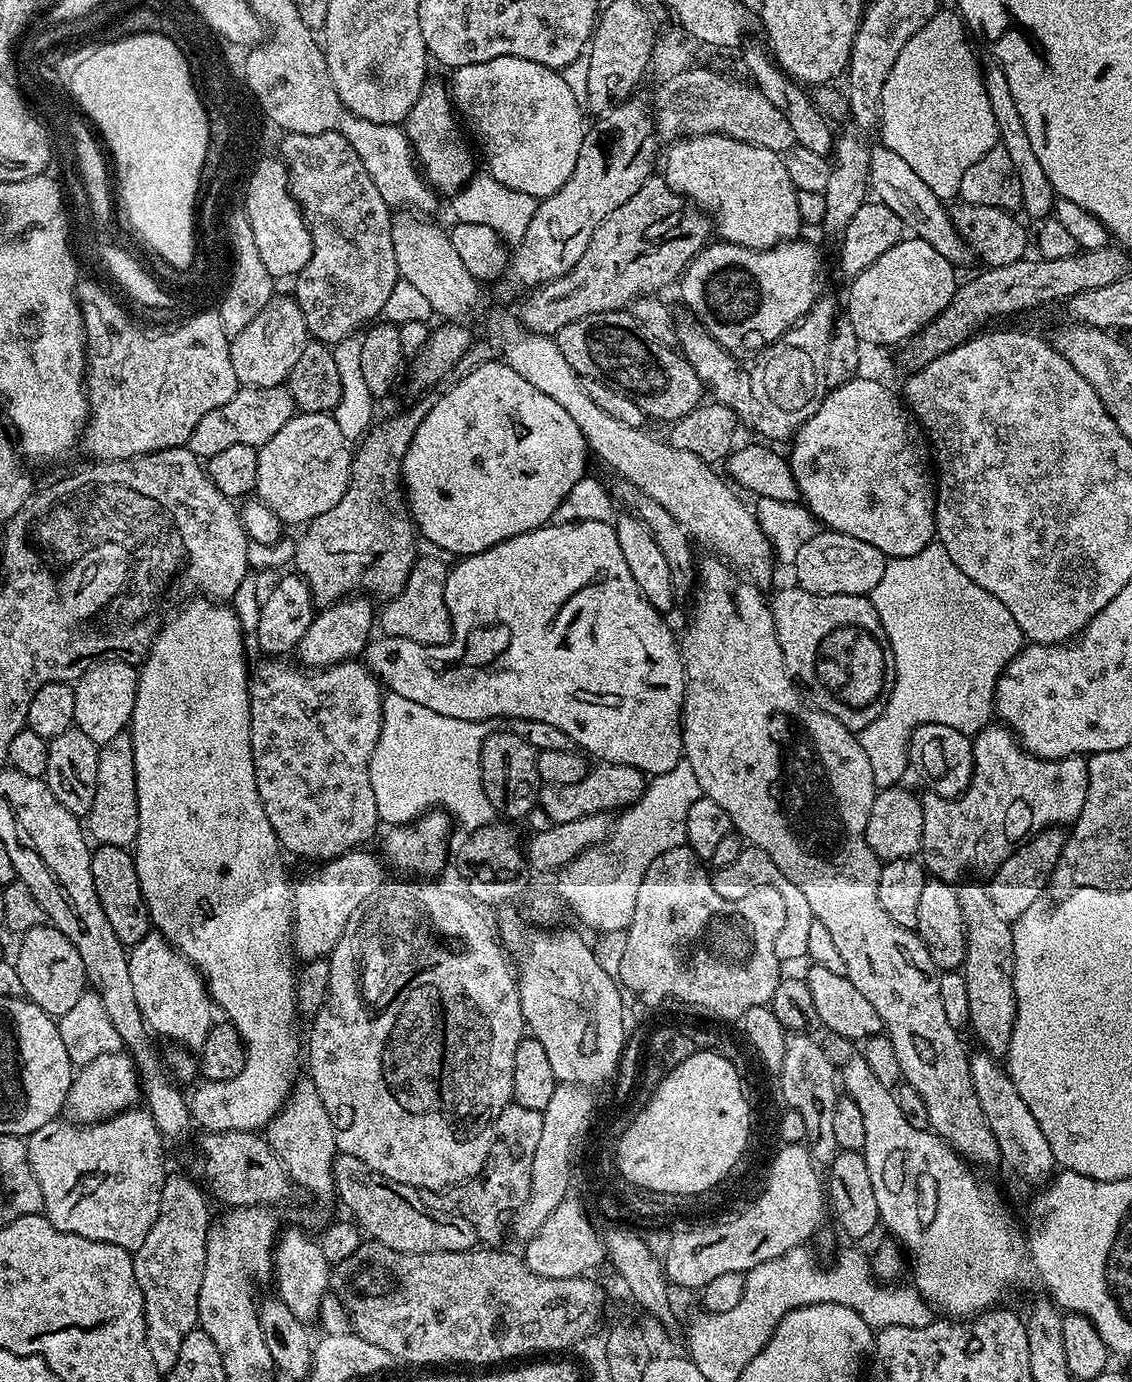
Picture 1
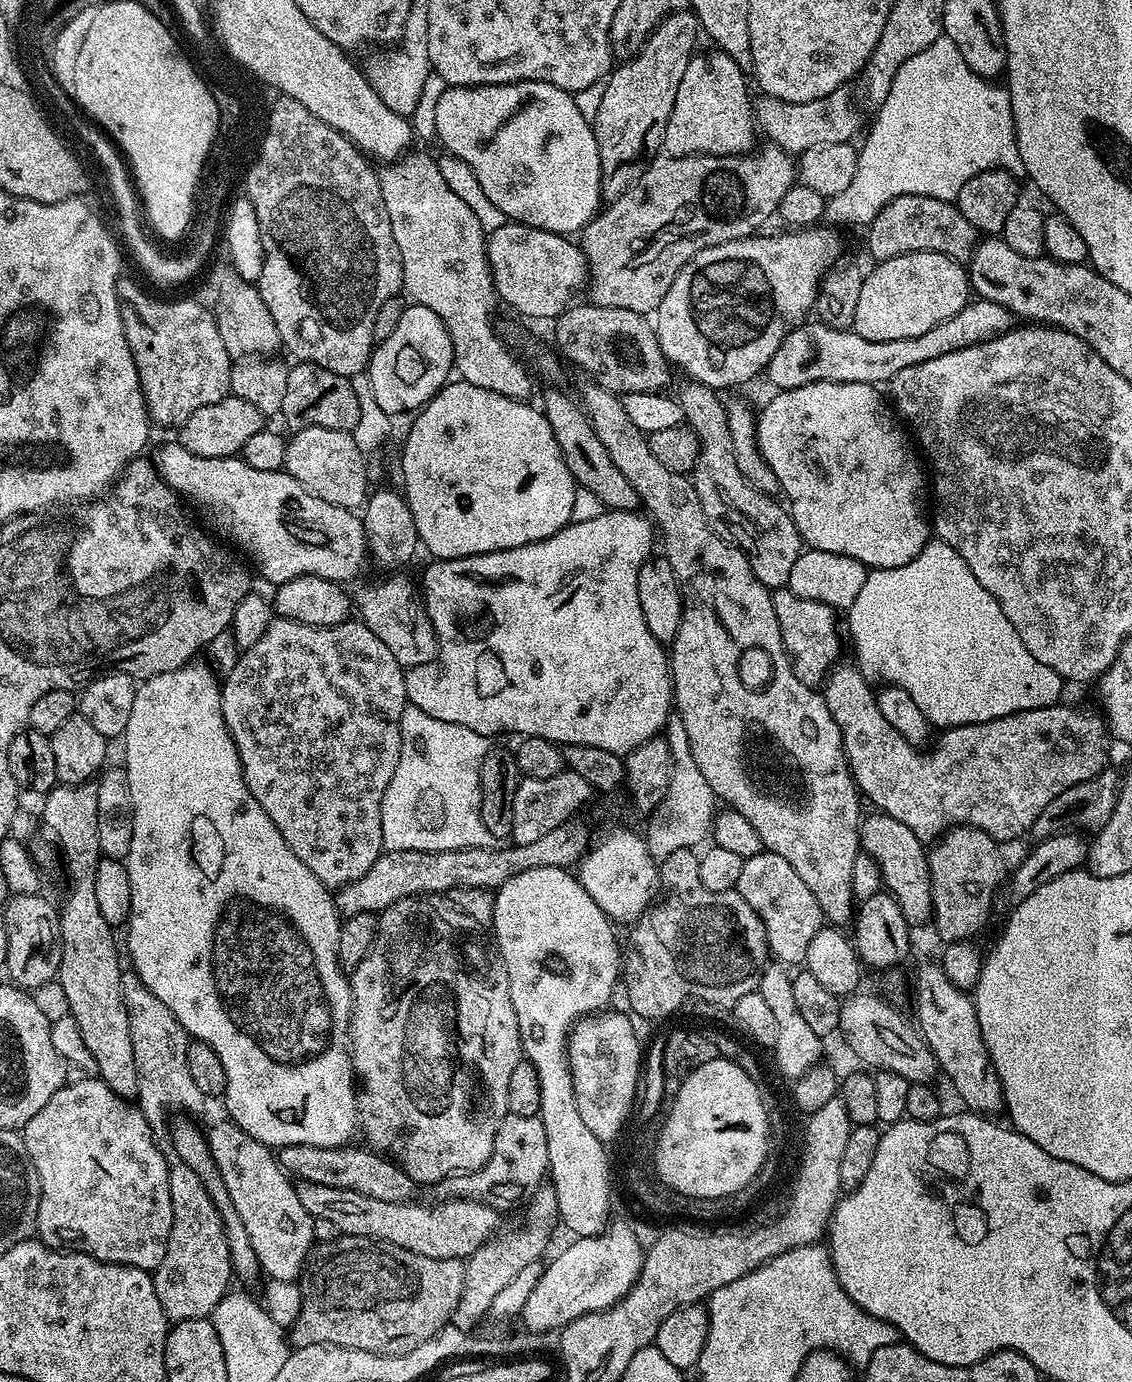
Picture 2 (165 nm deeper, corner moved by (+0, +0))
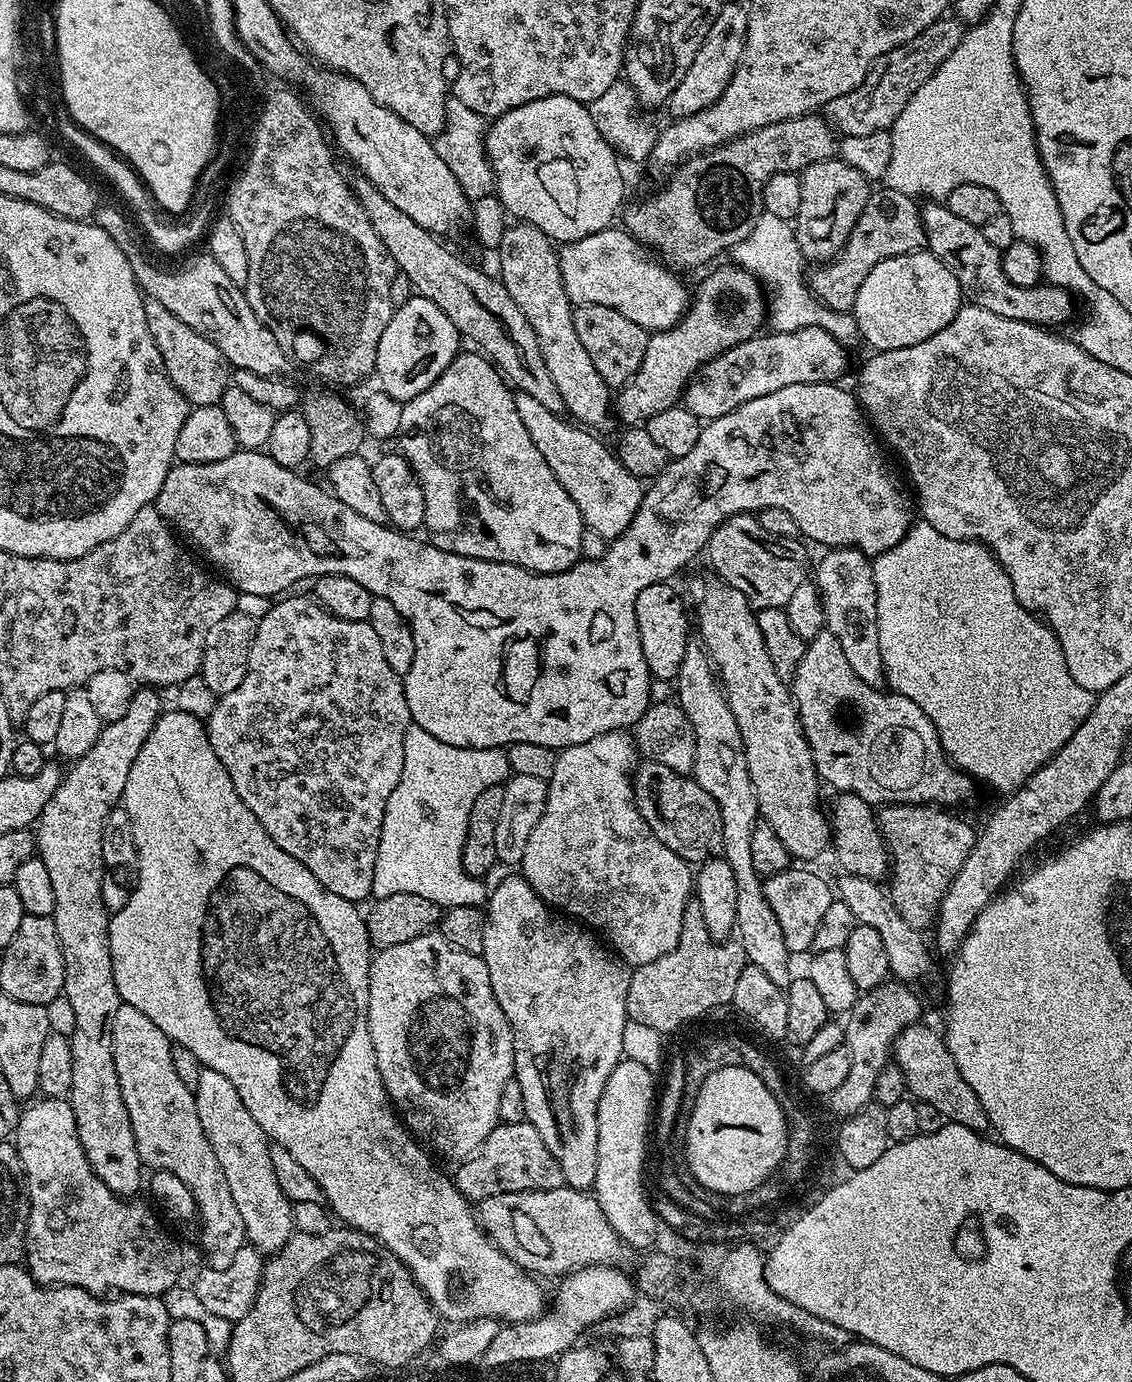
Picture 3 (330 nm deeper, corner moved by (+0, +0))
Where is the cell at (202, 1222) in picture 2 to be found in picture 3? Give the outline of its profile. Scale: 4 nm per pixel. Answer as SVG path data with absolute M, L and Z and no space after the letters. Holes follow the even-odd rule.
M120 1003L118 1014L114 1014L114 1030L112 1031L112 1049L114 1050L114 1070L118 1070L118 1086L122 1090L122 1102L126 1102L126 1114L130 1114L130 1126L134 1130L134 1142L138 1146L141 1165L149 1169L174 1174L190 1190L196 1203L196 1215L200 1224L200 1244L208 1252L221 1258L229 1258L246 1244L242 1213L234 1197L230 1195L230 1185L226 1182L226 1174L222 1174L222 1166L218 1162L218 1154L214 1154L214 1146L206 1138L202 1130L202 1122L198 1122L198 1106L196 1094L182 1083L178 1073L174 1071L172 1058L173 1043L142 1010L129 1004Z

